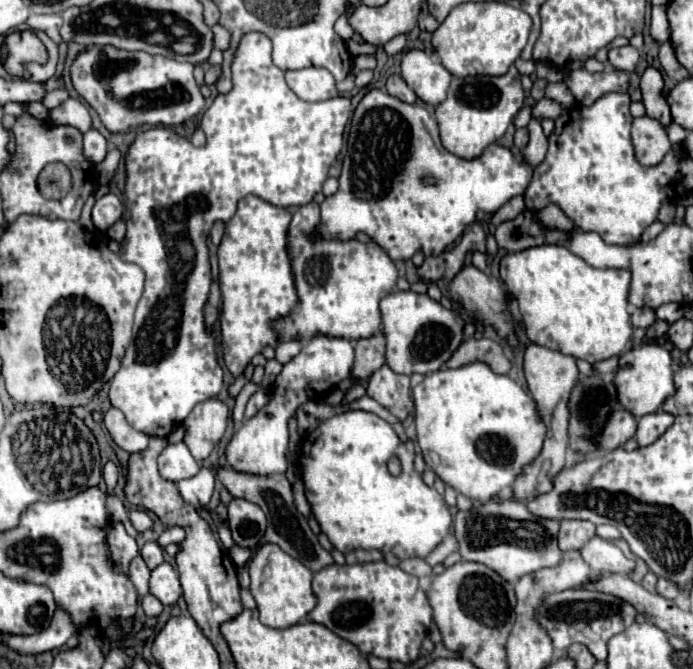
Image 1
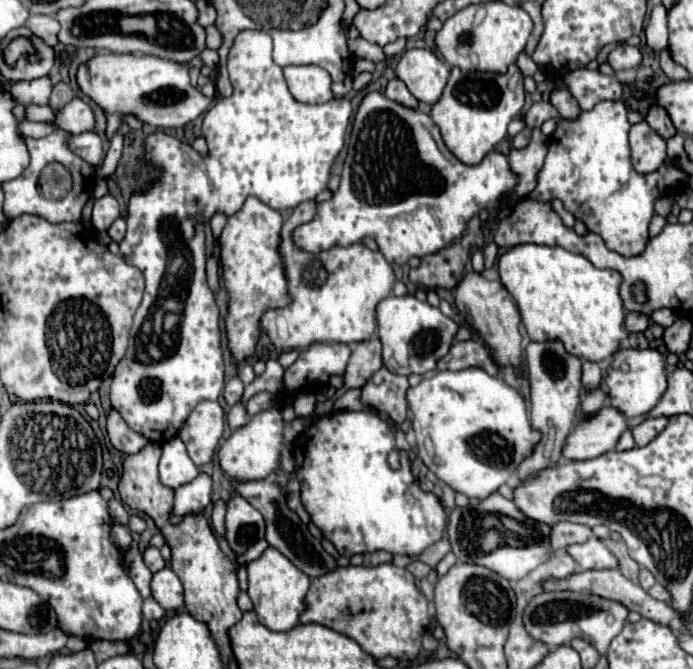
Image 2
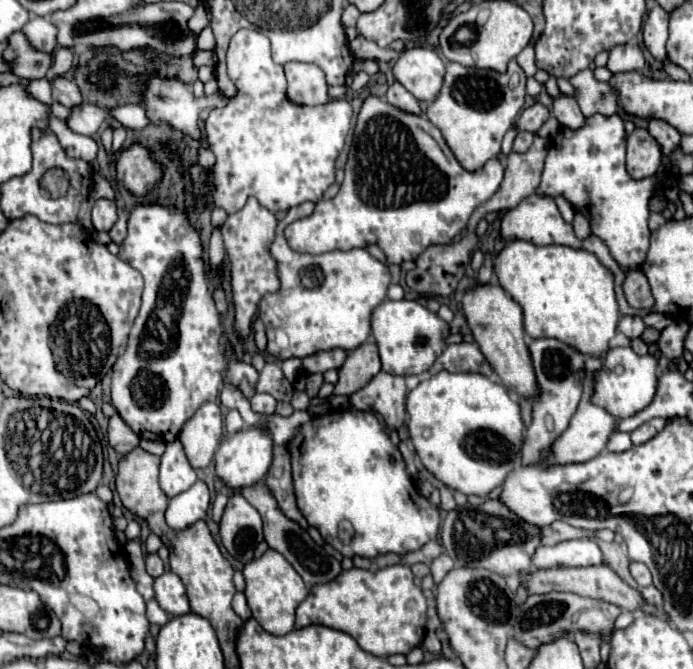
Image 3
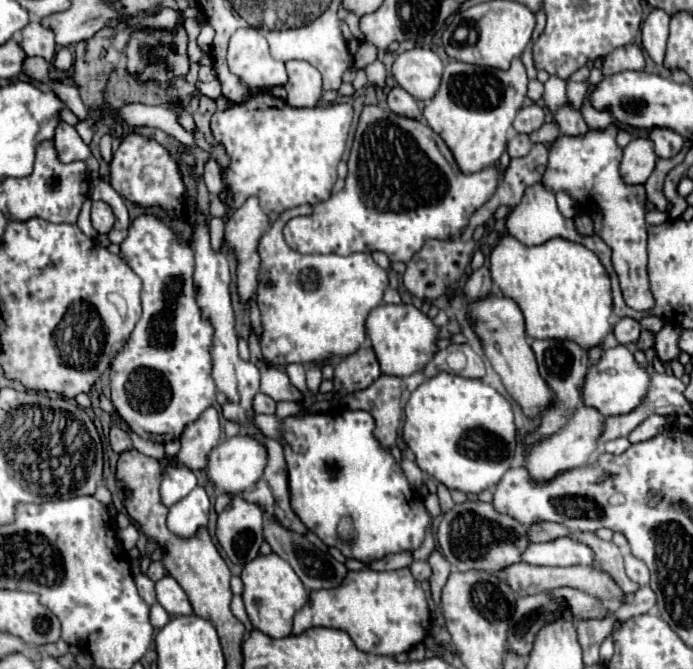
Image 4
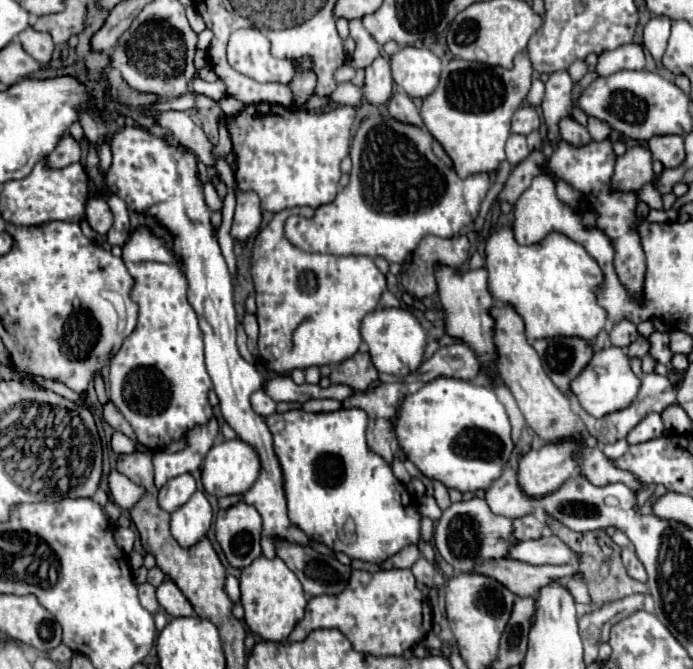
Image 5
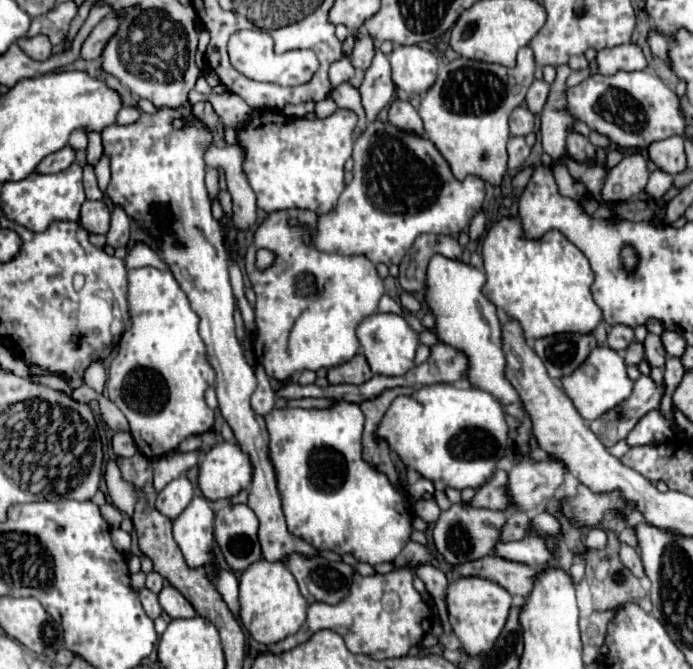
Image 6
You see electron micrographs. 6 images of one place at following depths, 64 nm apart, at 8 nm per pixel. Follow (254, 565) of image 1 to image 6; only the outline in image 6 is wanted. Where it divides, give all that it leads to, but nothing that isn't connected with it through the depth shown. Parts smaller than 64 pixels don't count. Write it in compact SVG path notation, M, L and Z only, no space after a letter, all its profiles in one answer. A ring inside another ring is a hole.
M258 560L252 568L246 568L240 576L240 620L250 636L266 646L296 634L306 620L308 602L300 594L296 578L288 572L284 562Z

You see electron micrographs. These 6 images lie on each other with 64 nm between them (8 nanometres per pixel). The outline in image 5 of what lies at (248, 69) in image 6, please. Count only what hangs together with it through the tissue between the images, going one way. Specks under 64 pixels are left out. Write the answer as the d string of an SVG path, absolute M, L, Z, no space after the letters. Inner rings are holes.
M256 28L236 30L230 36L228 64L256 82L286 82L294 74L294 62L274 58L268 38Z

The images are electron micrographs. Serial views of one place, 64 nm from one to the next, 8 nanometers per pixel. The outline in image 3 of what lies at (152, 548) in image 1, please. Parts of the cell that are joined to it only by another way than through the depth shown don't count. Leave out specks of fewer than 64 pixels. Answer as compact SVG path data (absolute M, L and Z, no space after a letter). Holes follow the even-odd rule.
M148 554L146 556L146 572L152 578L156 578L156 576L160 576L164 572L164 564L162 564L162 560L160 560L158 554Z

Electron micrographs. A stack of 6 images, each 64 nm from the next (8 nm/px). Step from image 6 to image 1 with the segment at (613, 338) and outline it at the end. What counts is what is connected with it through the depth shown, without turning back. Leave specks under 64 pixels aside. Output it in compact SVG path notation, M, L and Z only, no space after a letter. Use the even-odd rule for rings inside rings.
M636 308L632 312L632 324L636 328L648 328L654 322L656 322L656 312L652 308Z

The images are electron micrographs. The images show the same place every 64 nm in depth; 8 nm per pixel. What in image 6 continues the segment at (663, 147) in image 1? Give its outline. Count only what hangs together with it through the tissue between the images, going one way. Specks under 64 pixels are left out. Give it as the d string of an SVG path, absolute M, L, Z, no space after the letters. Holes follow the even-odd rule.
M642 152L626 154L608 174L602 196L608 202L624 202L638 196L648 182L648 160Z

